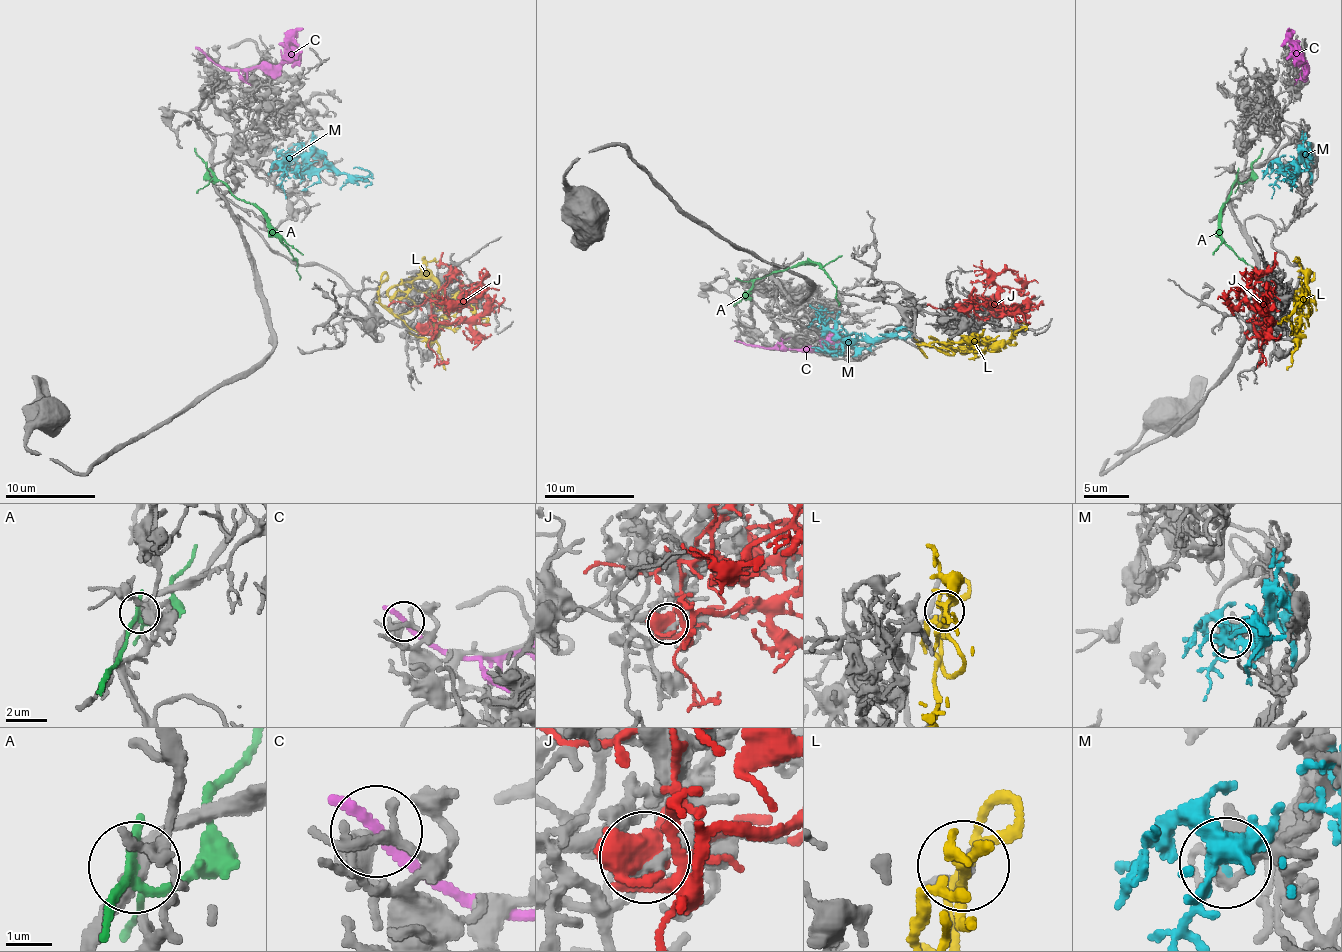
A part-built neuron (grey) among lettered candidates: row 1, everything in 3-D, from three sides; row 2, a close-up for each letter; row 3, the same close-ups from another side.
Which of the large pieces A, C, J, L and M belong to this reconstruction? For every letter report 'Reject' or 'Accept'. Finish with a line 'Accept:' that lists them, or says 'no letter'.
A: Reject
C: Reject
J: Reject
L: Accept
M: Reject
Accept: L

